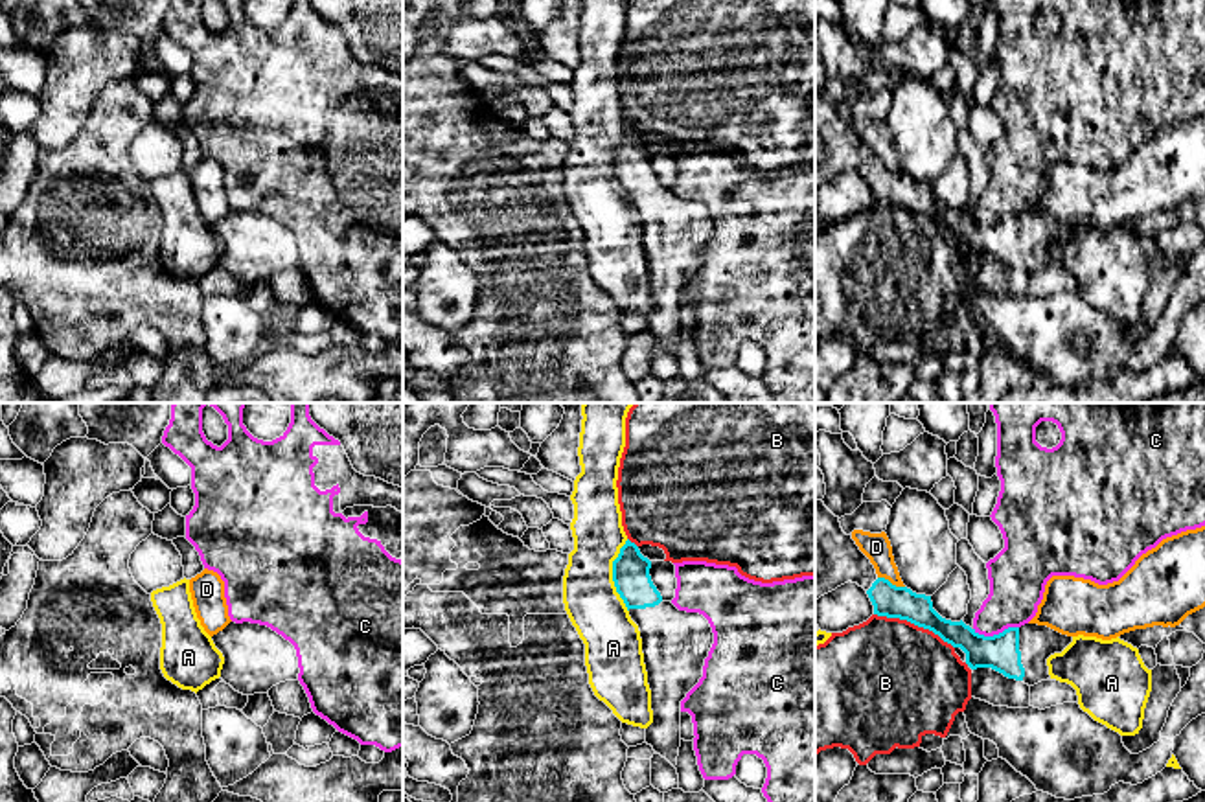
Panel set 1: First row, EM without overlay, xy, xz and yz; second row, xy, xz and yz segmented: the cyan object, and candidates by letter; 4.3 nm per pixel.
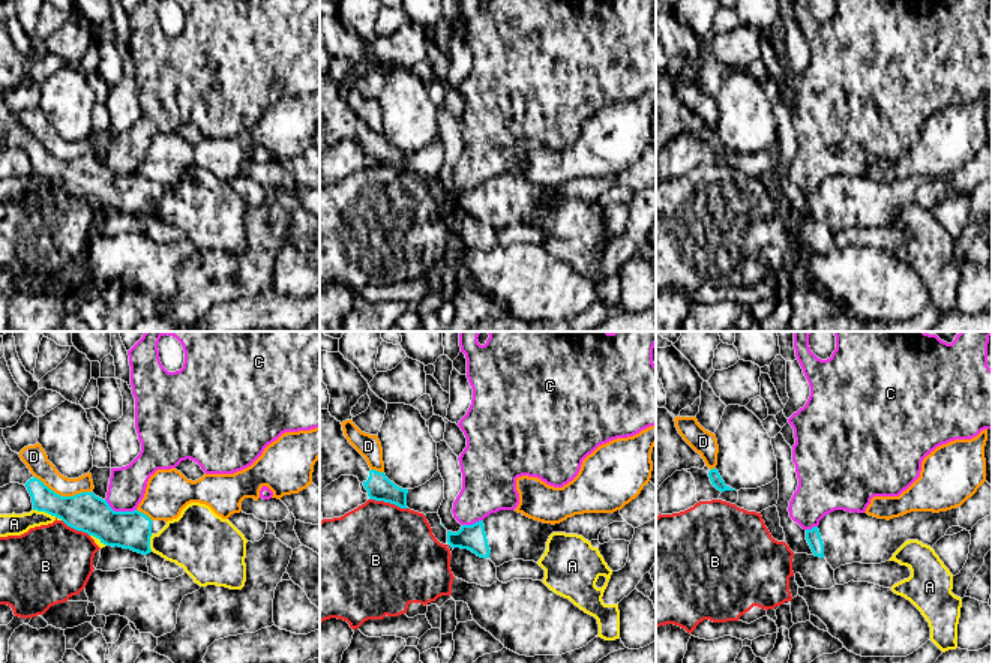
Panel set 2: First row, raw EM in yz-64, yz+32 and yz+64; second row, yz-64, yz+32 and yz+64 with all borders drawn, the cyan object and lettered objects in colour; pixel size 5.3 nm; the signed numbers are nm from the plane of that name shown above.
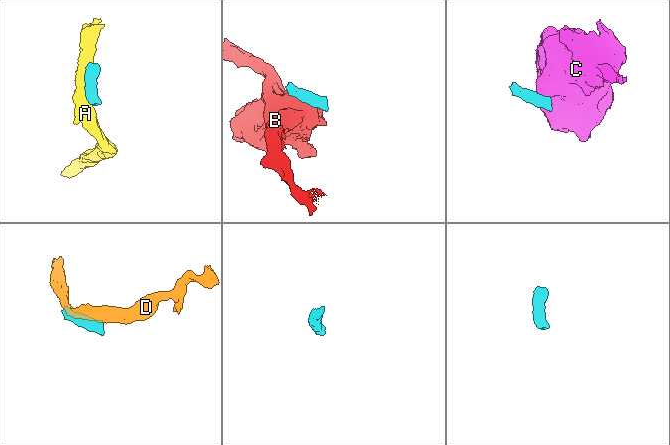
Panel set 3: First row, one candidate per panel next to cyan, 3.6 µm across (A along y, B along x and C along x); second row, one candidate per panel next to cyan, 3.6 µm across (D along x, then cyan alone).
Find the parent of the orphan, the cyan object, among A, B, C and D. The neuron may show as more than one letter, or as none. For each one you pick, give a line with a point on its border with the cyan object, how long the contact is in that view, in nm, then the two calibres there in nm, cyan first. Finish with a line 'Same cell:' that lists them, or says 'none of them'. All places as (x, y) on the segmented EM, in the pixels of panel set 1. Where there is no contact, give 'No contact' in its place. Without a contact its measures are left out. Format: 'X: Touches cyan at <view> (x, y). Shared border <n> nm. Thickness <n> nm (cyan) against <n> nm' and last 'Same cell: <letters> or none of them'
Same cell: none of them

